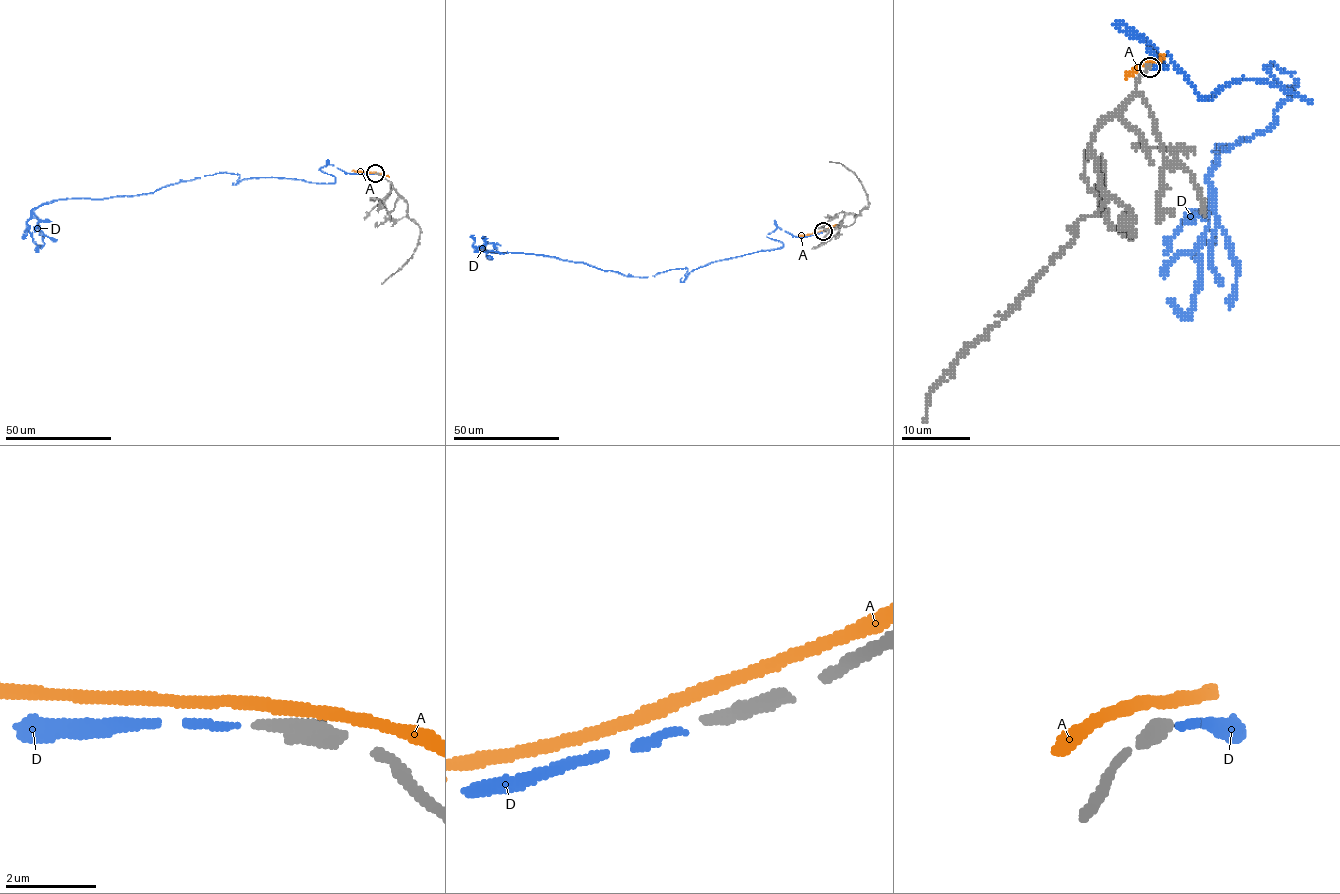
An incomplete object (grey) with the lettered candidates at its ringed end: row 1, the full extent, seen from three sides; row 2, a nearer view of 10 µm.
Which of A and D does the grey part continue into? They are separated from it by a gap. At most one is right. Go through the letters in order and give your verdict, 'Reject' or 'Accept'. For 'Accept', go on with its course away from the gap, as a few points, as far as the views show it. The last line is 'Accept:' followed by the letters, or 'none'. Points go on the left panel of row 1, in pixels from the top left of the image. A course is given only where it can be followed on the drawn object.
A: Reject
D: Accept. Its course: (374, 174), (327, 160), (332, 183), (221, 172), (146, 194), (55, 199), (27, 222), (39, 245)
Accept: D

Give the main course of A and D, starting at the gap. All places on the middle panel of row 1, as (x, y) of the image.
A: (823, 231), (800, 236)
D: (822, 232), (796, 237), (775, 222), (768, 237), (780, 247), (642, 277), (475, 249), (487, 238)

